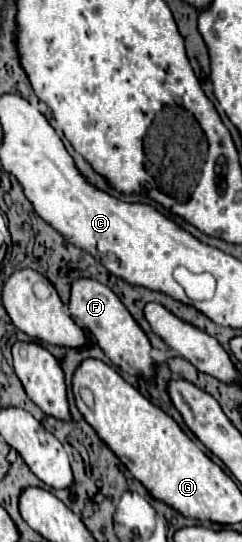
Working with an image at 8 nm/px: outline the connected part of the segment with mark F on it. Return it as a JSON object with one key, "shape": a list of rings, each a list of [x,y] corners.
{"shape":[[[77,278],[71,282],[71,296],[69,296],[69,314],[83,326],[89,328],[91,338],[95,344],[105,352],[105,356],[119,366],[127,374],[149,378],[153,374],[153,358],[149,356],[151,344],[139,324],[131,318],[123,302],[113,294],[111,288],[105,284],[91,280],[91,278]]]}

